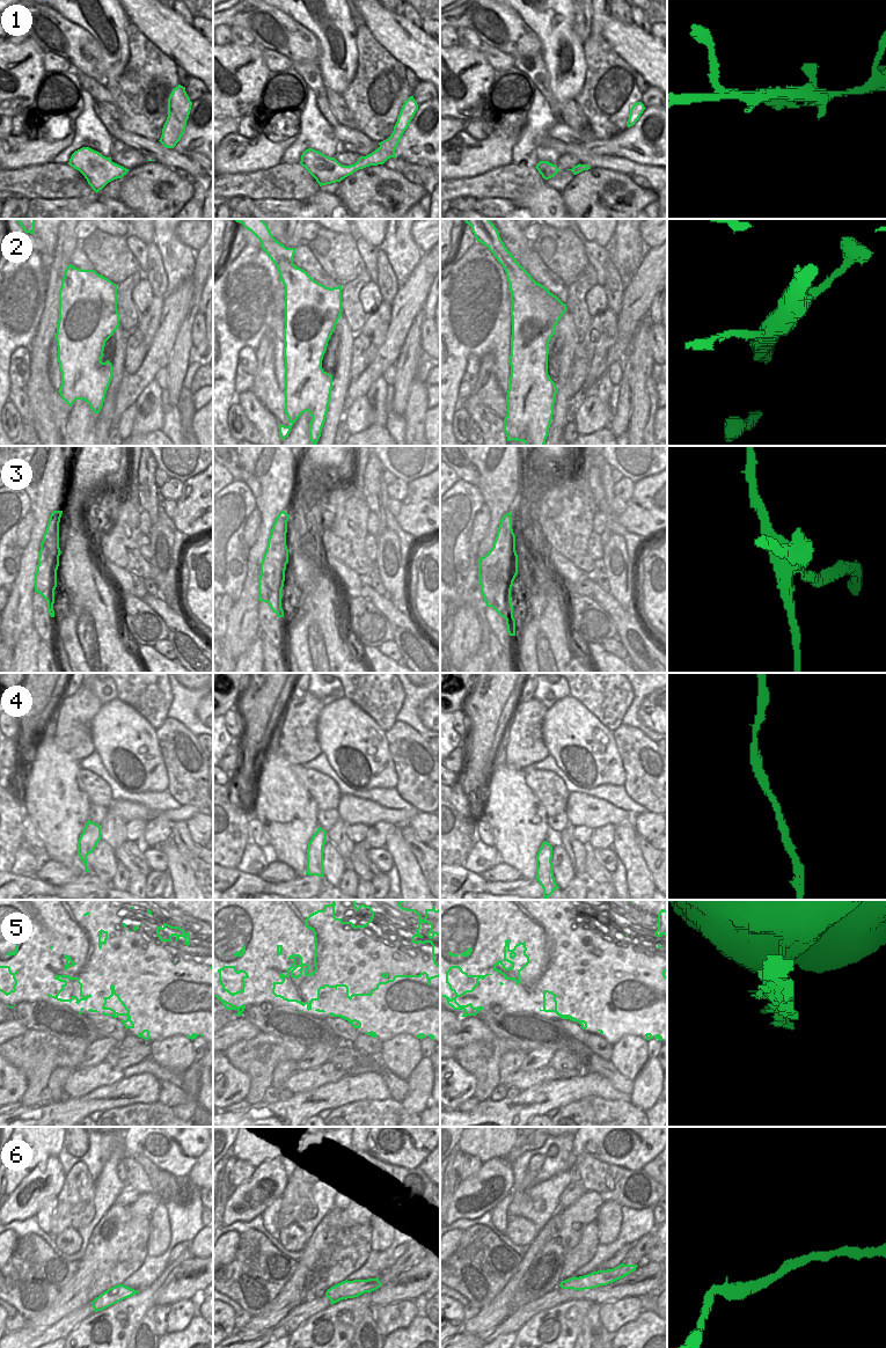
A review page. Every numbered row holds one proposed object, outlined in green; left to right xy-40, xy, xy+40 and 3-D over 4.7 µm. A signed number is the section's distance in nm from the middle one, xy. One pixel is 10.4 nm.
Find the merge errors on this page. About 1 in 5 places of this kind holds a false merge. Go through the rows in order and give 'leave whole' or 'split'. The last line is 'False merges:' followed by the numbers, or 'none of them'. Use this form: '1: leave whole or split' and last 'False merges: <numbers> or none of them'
1: leave whole
2: split
3: split
4: leave whole
5: leave whole
6: leave whole
False merges: 2, 3

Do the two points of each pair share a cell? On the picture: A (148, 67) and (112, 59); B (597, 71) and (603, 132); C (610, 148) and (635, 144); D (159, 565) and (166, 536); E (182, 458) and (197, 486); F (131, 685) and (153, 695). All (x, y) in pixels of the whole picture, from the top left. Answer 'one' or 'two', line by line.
A: two
B: one
C: one
D: one
E: two
F: one

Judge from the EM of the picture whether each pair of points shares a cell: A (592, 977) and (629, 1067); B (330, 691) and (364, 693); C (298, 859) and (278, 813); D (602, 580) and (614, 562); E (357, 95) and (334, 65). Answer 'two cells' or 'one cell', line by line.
A: two cells
B: two cells
C: one cell
D: two cells
E: two cells

